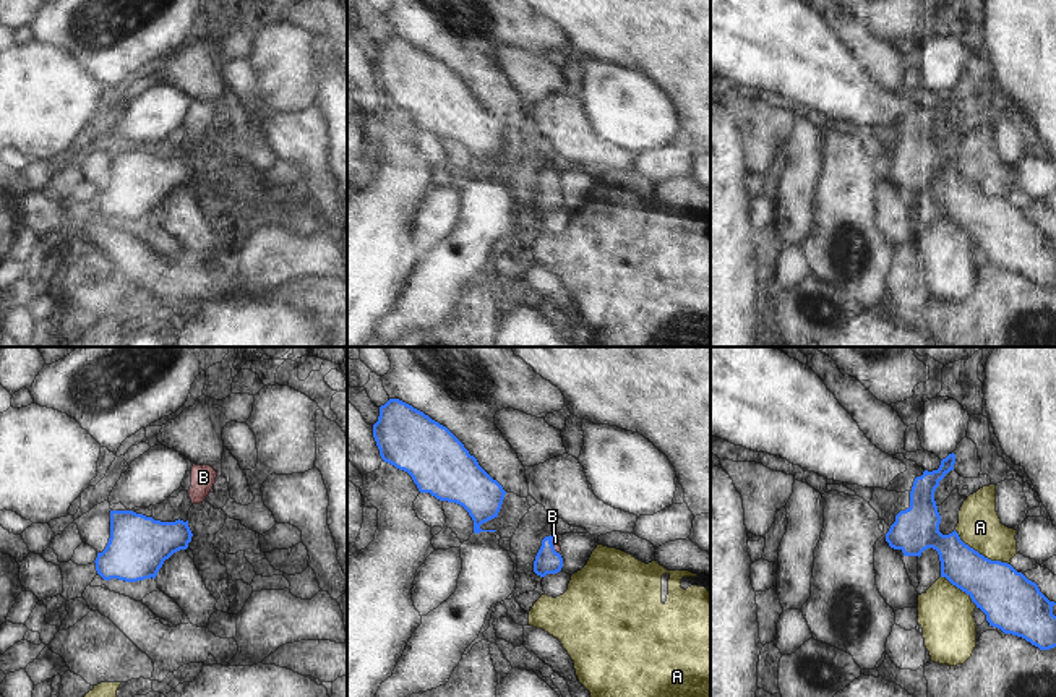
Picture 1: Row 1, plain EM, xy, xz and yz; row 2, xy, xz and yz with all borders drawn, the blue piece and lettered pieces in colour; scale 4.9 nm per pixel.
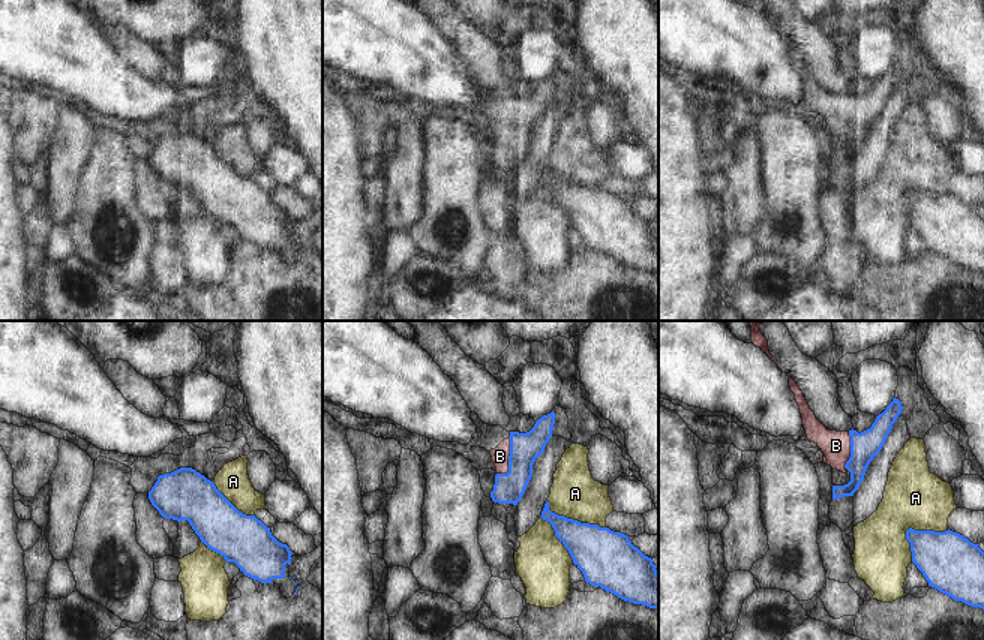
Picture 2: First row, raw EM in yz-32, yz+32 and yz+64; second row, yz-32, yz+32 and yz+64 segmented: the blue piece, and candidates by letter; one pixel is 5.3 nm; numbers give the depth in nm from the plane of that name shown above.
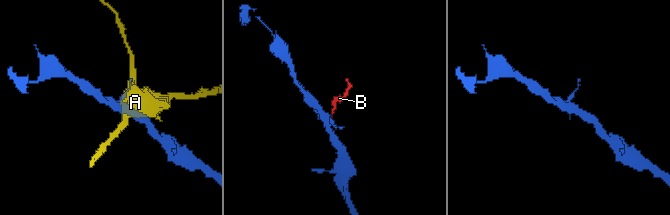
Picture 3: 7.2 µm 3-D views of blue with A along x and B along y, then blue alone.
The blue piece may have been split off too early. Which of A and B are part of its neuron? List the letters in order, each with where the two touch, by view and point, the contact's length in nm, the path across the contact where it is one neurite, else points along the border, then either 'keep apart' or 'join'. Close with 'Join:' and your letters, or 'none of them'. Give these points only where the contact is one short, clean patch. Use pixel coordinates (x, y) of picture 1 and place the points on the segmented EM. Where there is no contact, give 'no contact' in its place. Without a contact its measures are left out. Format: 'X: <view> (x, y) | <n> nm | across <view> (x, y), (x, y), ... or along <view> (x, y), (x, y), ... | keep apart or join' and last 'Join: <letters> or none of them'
A: yz (978, 553) | 320 nm | keep apart
B: xz (552, 545) | 100 nm | across xz (547, 561), (552, 545), (555, 542) | join
Join: B

